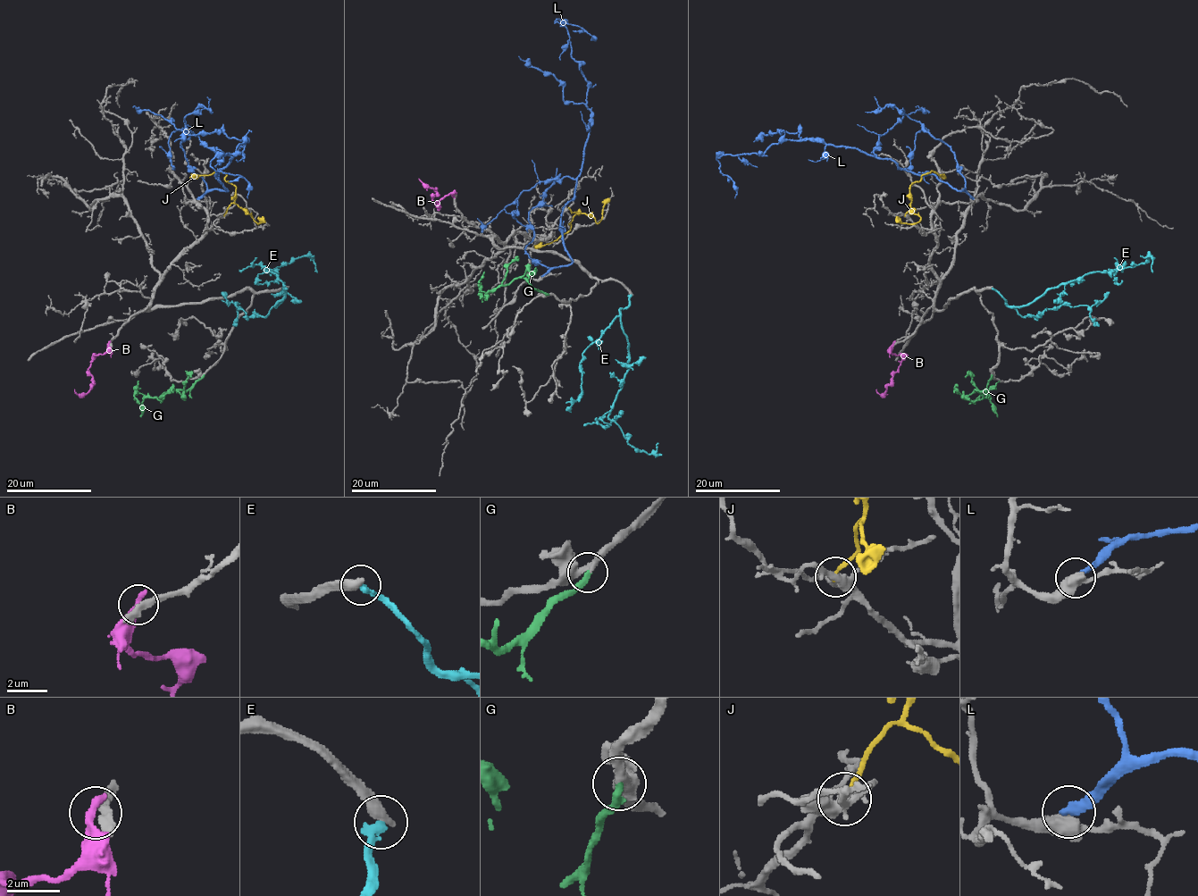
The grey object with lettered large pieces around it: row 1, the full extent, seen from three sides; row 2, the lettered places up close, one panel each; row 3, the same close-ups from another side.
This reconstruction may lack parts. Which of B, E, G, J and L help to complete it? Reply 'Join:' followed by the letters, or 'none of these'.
Join: E, G

